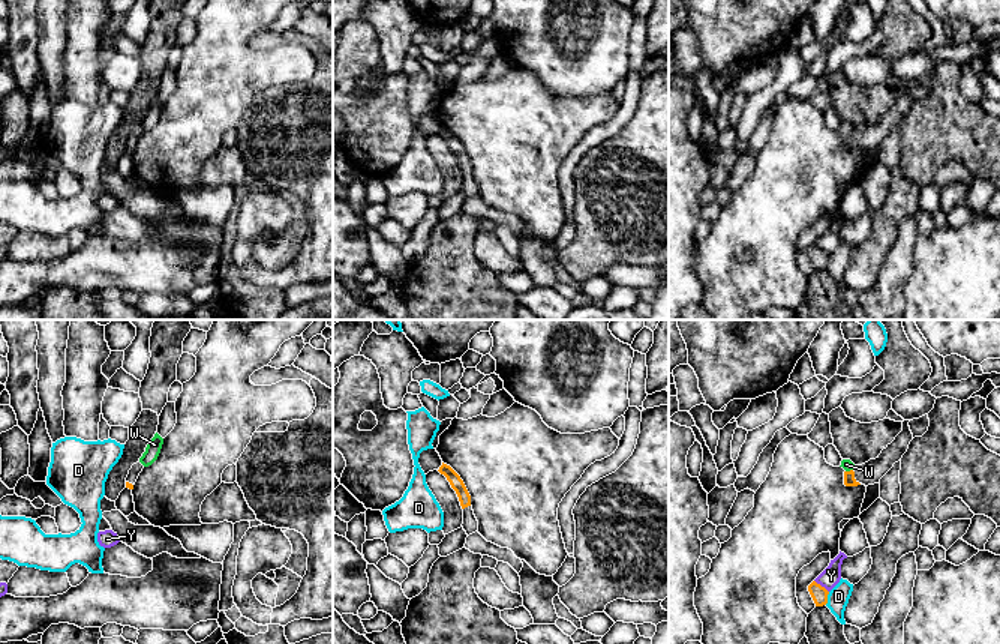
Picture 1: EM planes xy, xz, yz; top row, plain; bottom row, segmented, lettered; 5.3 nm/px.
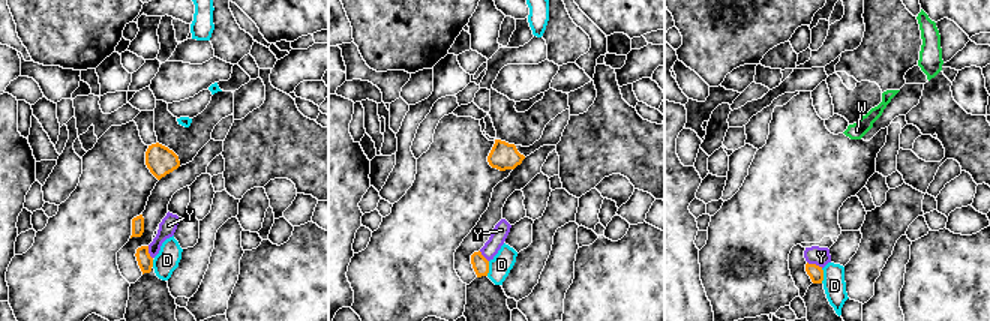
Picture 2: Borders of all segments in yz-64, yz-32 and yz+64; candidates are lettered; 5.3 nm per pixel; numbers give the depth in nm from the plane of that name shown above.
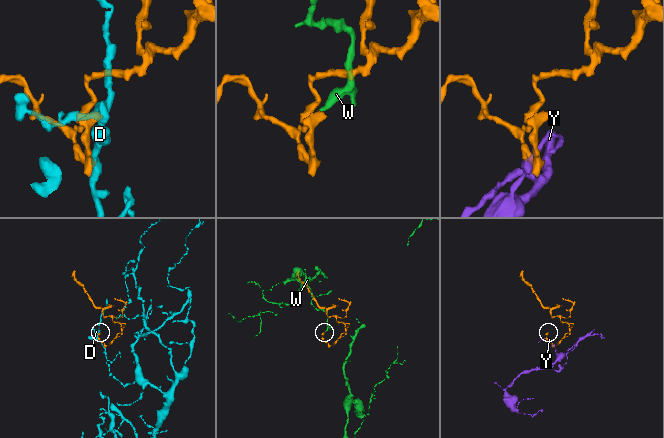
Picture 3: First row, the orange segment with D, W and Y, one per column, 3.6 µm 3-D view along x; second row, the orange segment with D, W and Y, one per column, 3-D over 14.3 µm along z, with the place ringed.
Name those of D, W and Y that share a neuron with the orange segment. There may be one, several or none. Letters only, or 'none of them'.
none of them

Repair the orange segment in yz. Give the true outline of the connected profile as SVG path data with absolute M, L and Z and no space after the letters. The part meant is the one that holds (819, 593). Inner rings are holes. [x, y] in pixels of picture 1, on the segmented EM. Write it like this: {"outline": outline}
{"outline": "M813 581L808 585L808 591L810 591L816 606L823 606L828 603L829 591L825 587L822 587L820 584L817 584L816 581Z"}

